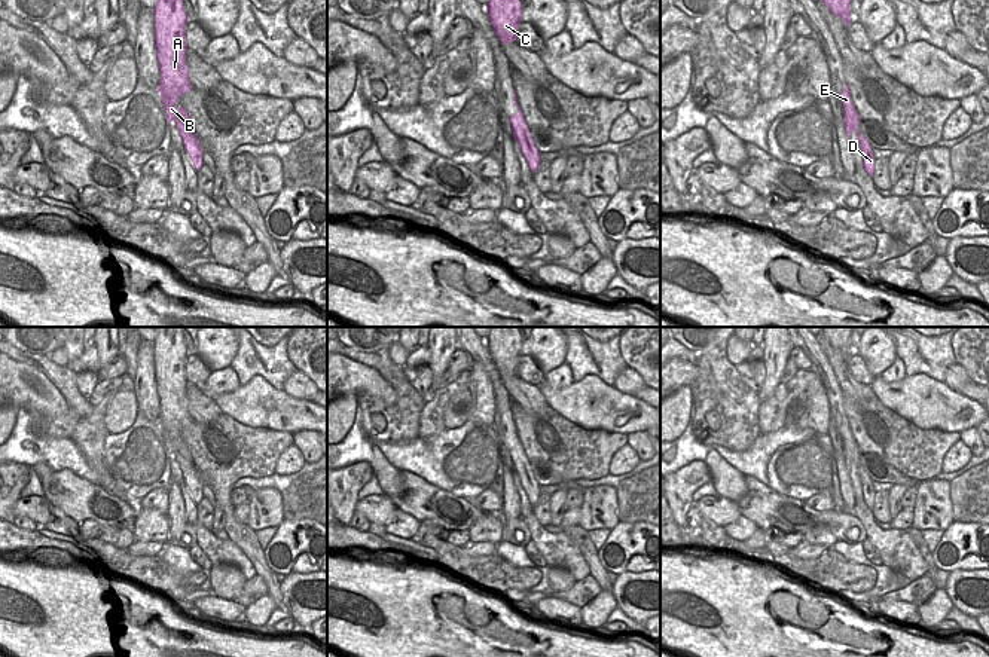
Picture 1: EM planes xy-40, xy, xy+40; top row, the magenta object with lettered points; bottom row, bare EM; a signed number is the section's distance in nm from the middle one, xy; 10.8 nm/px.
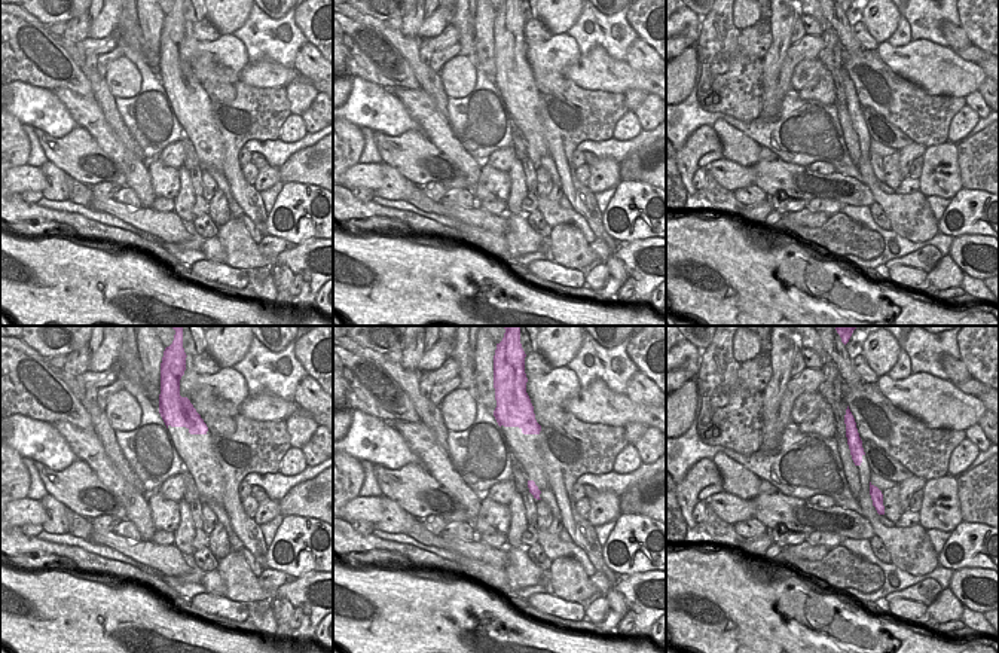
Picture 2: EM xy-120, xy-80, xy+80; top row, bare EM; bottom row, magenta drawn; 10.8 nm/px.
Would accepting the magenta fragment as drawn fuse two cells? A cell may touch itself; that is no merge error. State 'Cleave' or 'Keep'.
Cleave

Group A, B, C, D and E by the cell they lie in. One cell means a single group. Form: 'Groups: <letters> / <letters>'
Groups: A B C D / E

